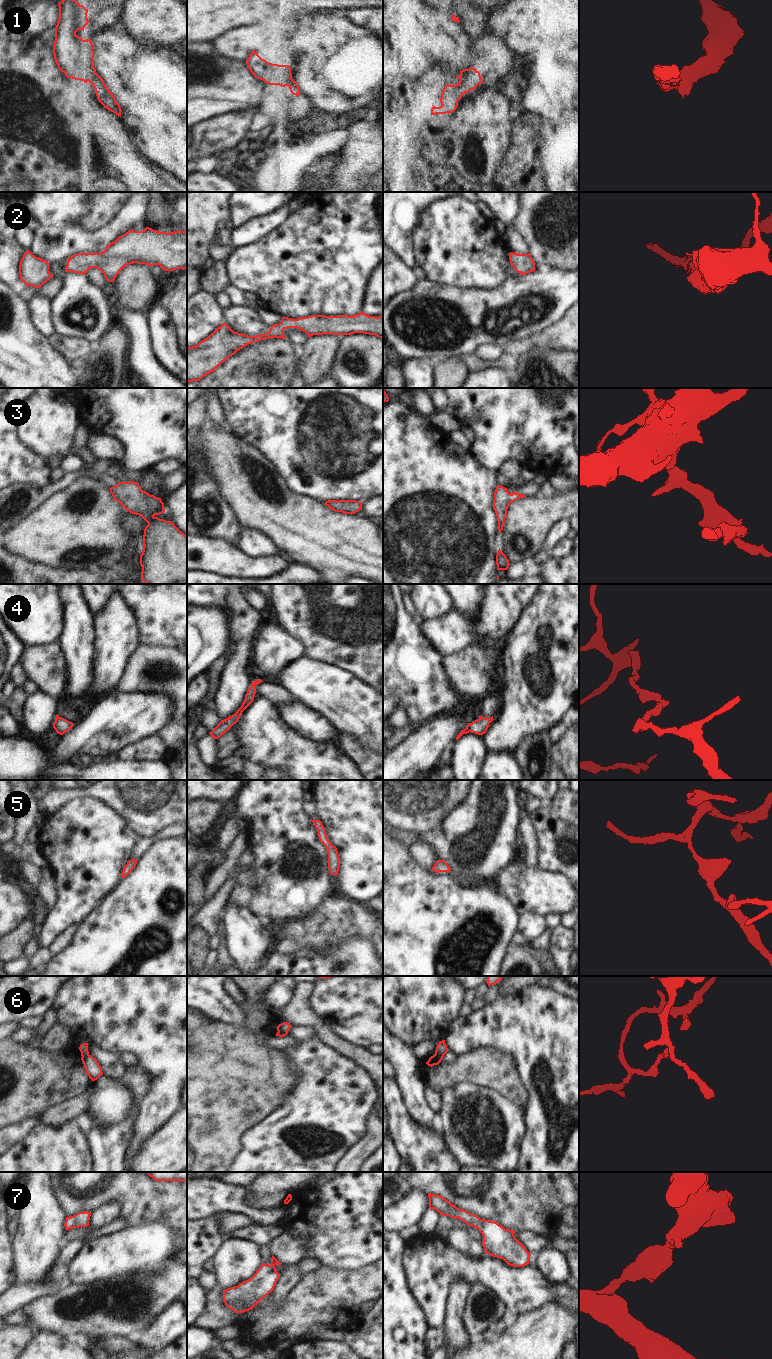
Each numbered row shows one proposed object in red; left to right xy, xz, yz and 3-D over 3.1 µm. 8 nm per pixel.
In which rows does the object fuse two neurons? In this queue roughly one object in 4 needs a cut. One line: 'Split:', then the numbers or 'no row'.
Split: 1, 6

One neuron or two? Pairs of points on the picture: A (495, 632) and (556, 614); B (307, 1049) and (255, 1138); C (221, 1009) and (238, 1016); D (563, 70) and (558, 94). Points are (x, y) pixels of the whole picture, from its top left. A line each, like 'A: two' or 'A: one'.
A: two
B: one
C: one
D: two

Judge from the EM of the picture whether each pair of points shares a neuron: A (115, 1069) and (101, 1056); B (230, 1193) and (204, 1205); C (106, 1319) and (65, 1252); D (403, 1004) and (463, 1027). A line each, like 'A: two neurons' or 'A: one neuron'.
A: one neuron
B: one neuron
C: two neurons
D: two neurons

